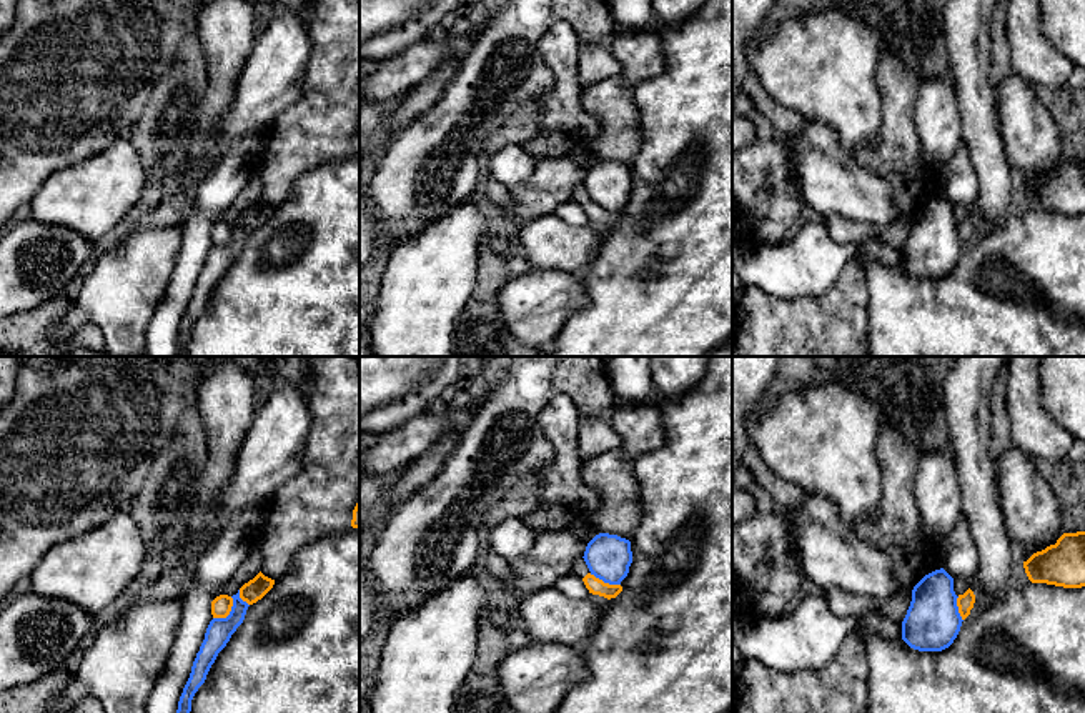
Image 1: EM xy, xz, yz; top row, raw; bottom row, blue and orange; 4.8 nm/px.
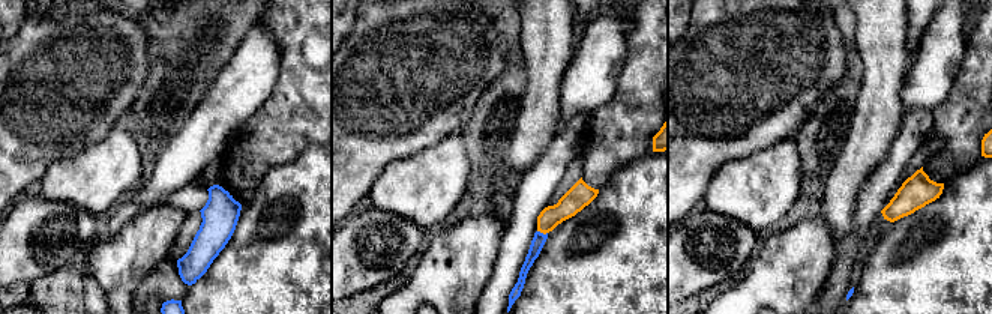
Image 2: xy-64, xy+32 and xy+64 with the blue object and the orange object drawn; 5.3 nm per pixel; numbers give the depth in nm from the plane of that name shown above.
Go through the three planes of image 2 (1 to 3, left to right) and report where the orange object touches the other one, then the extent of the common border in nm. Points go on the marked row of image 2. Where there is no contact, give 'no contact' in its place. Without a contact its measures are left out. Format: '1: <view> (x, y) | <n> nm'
1: no contact
2: xy+32 (542, 233) | 60 nm
3: no contact

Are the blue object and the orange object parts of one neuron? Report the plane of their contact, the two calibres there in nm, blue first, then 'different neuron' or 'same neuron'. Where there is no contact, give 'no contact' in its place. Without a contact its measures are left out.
xy | 120/100 nm | different neuron

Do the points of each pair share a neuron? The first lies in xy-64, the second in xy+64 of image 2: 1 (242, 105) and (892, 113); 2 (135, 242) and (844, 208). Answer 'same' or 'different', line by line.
1: different
2: different

